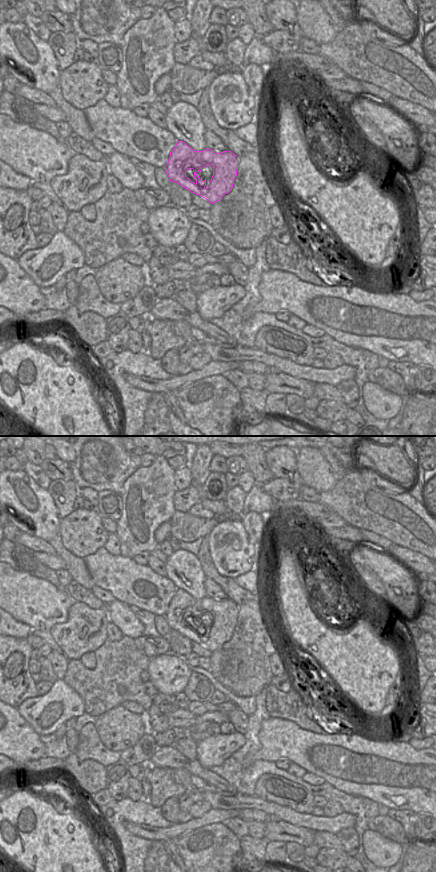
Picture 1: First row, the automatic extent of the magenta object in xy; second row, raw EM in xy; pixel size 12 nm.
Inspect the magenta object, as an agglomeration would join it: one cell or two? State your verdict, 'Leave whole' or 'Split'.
Leave whole.

